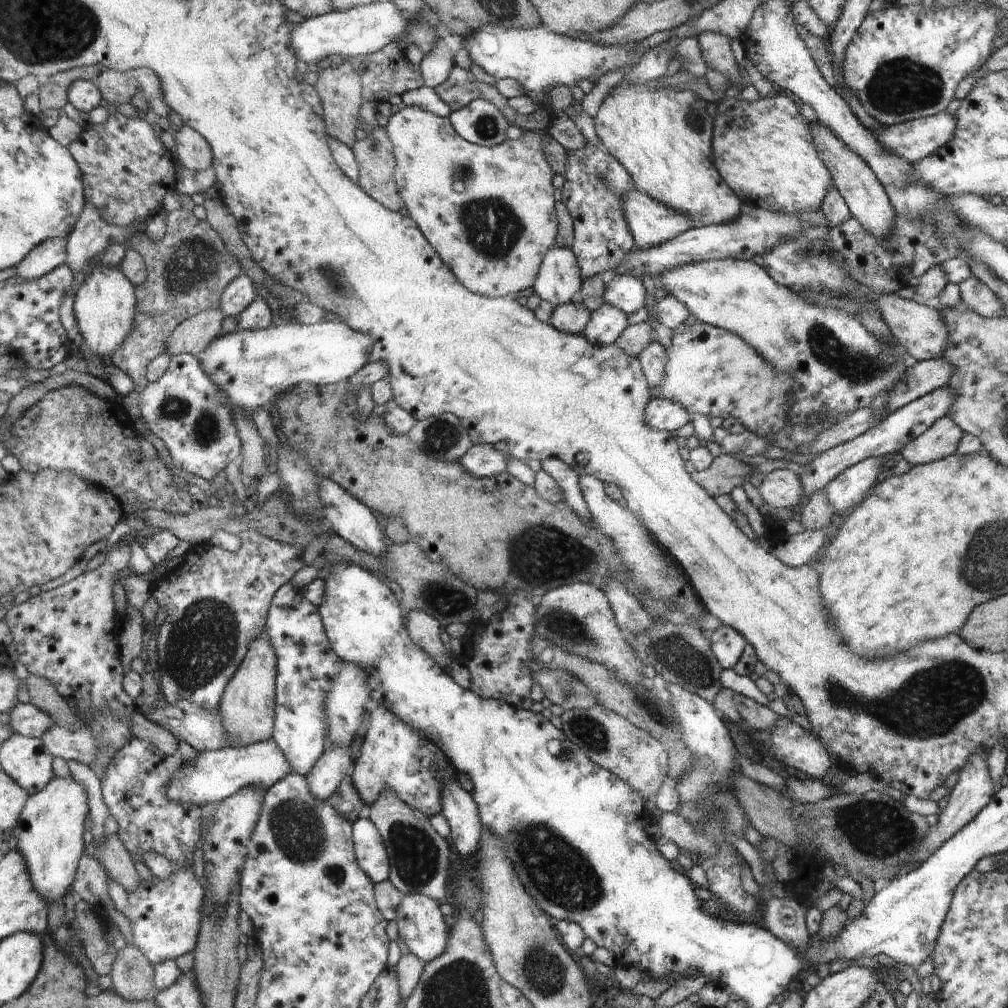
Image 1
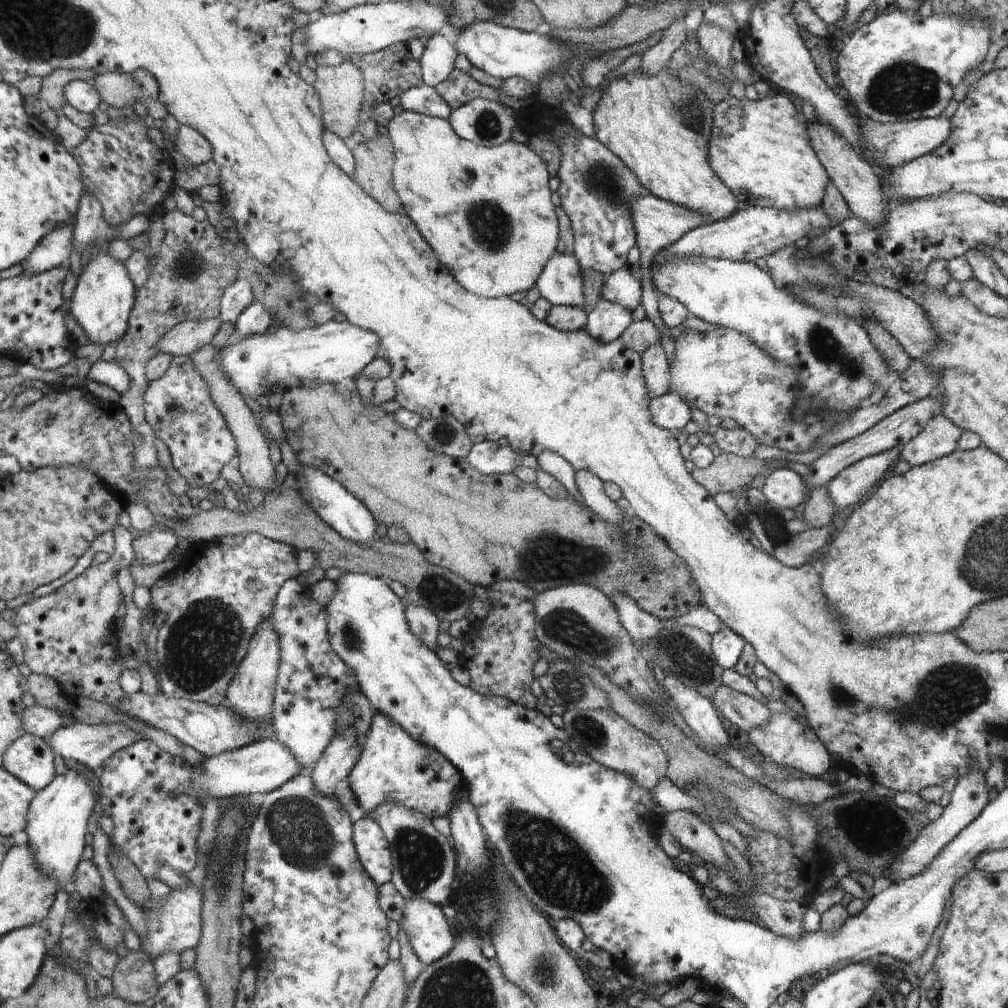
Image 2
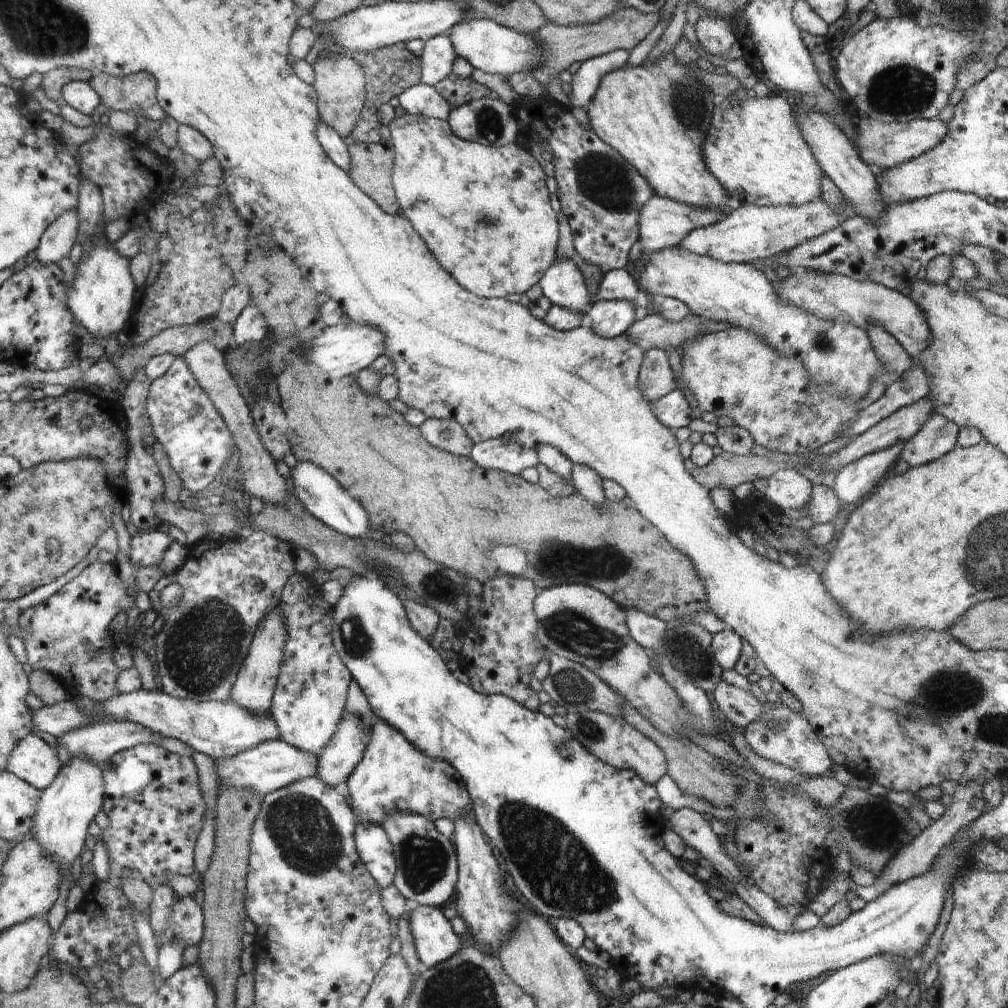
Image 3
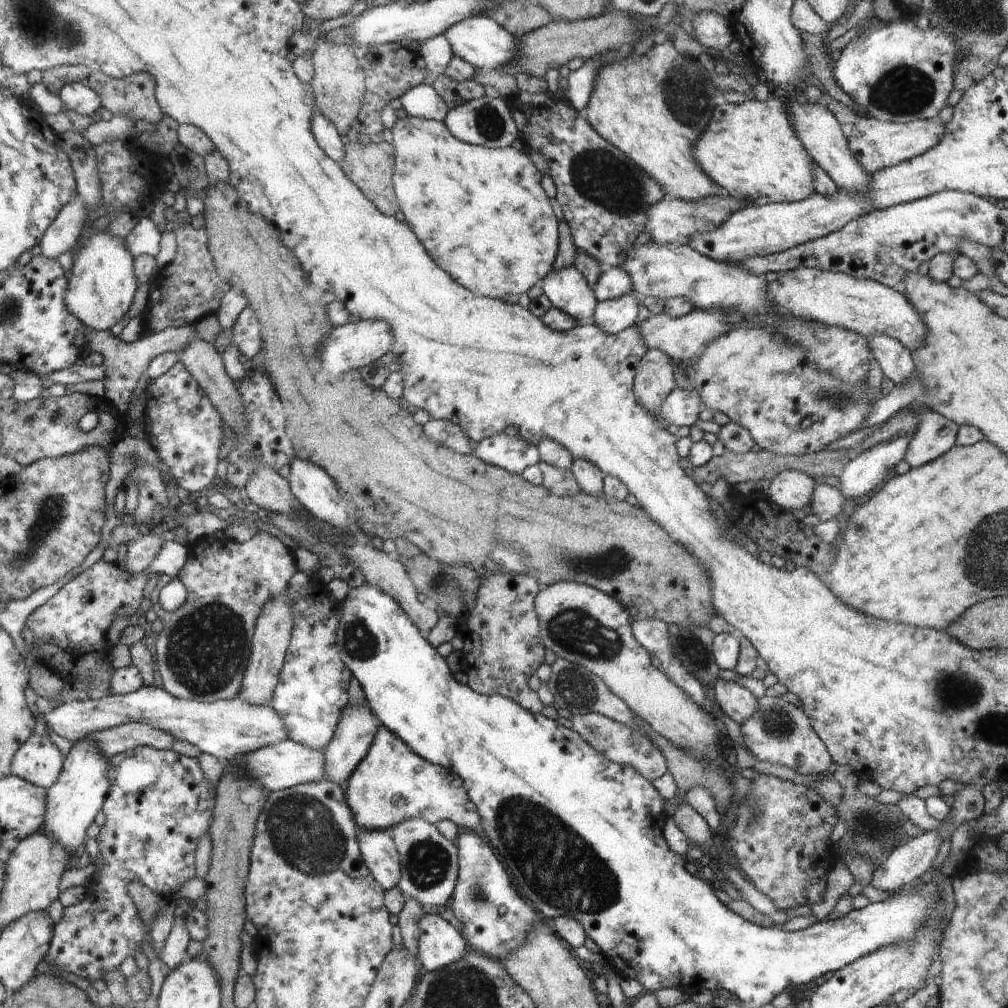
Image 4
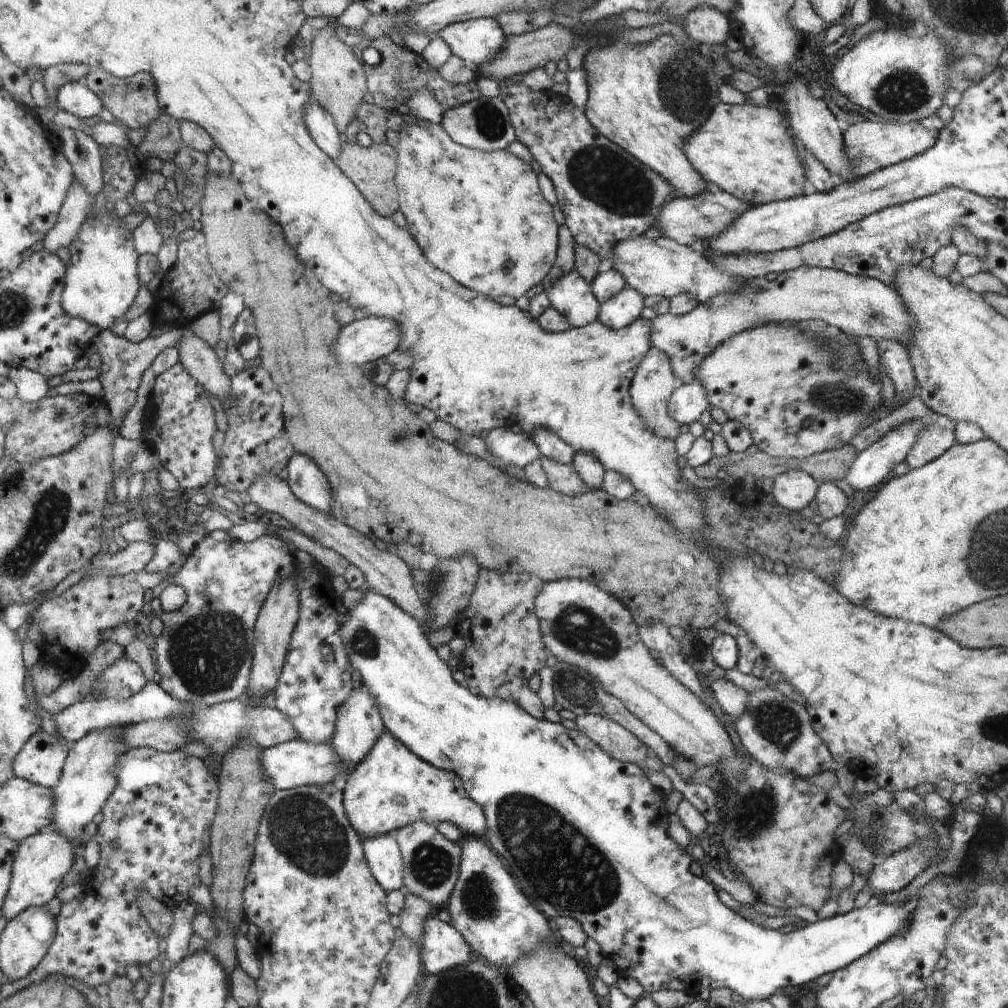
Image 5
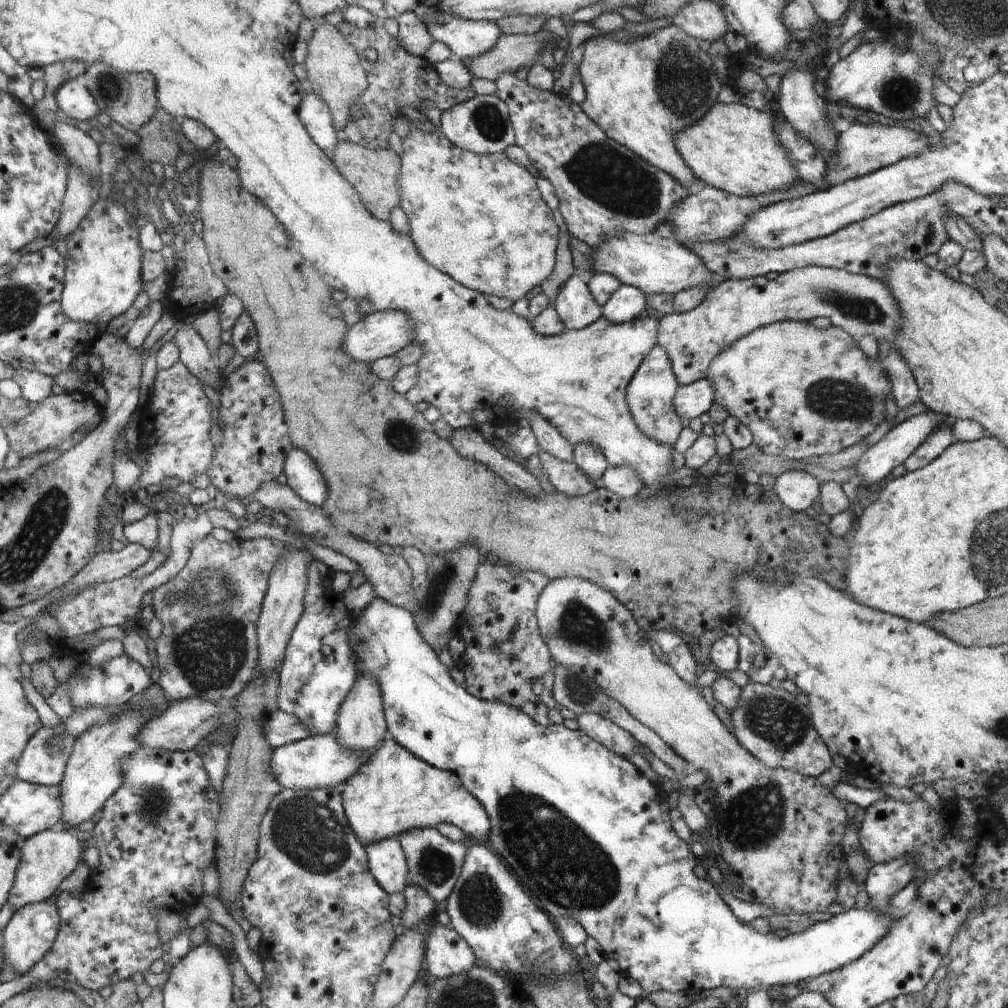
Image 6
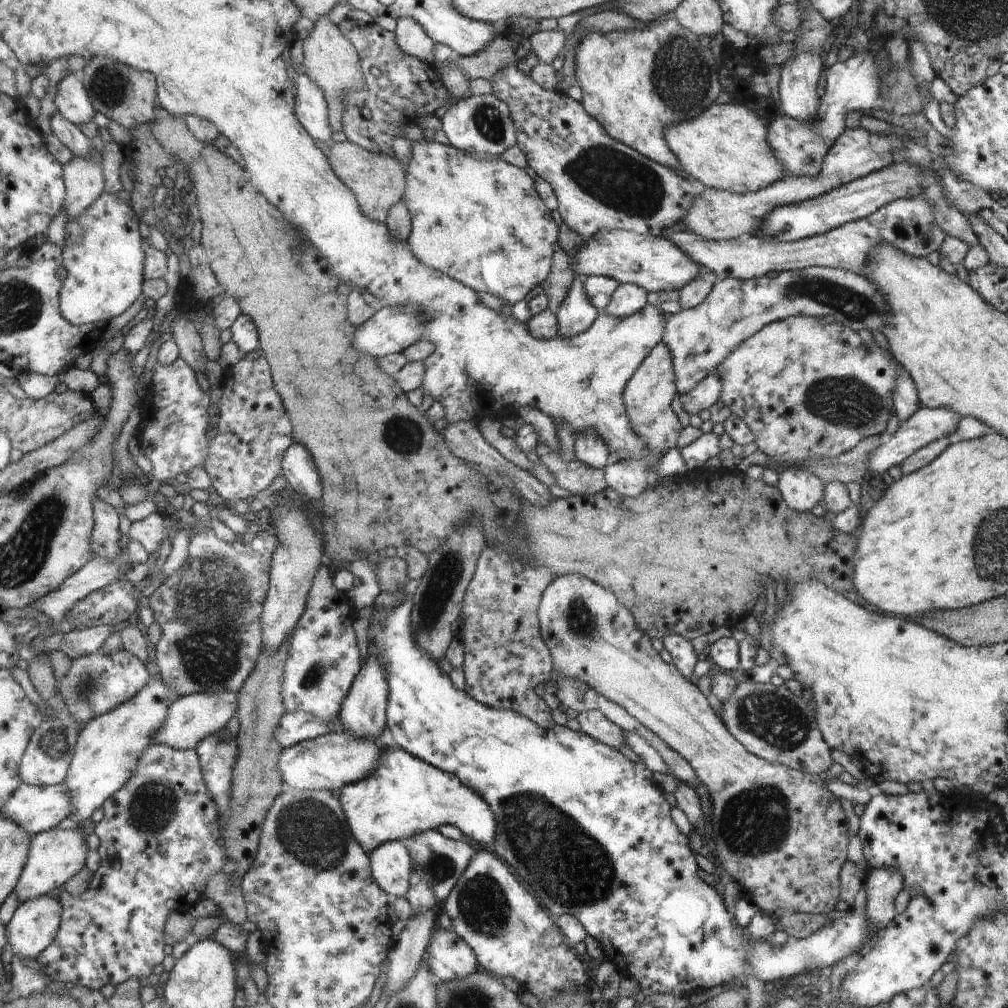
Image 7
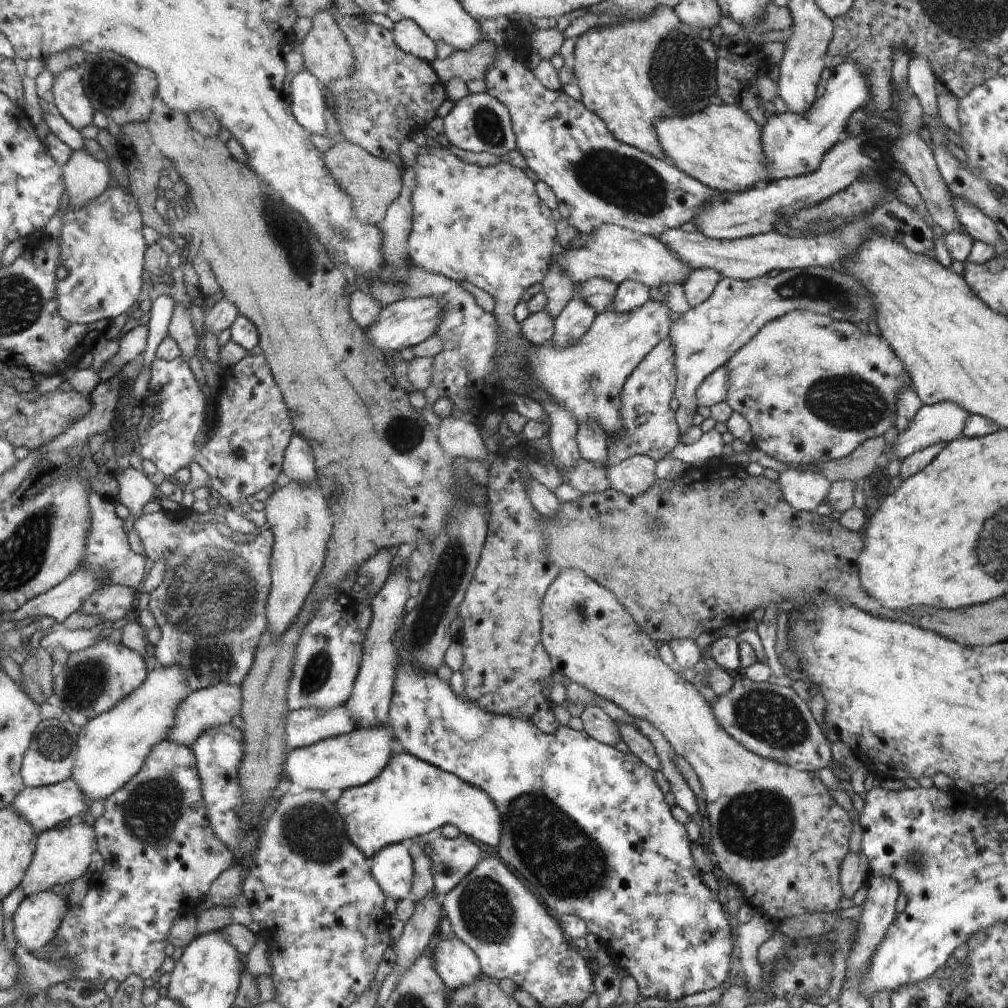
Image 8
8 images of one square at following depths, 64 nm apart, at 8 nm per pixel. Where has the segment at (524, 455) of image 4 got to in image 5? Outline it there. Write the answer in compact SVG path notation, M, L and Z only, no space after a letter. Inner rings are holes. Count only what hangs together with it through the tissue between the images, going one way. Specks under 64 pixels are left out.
M506 427L496 428L484 437L487 451L507 467L524 469L541 458L541 453L532 436L518 432L514 434Z

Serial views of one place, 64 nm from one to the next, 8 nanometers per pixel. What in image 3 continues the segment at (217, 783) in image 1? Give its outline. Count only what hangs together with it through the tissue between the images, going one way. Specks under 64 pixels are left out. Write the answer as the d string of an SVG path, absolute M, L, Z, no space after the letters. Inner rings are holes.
M282 738L264 742L257 748L246 750L228 761L225 760L224 763L219 763L222 788L247 789L256 792L259 796L275 793L276 790L283 789L307 777L316 777L317 770L318 758L296 749Z

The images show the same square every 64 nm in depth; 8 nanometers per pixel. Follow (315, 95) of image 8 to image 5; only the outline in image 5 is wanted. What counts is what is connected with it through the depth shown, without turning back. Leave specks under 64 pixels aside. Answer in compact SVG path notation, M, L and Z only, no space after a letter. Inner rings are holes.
M312 102L311 109L307 112L307 126L311 132L312 139L331 159L340 156L343 143L339 138L339 132L335 128L332 116L328 116L318 102Z

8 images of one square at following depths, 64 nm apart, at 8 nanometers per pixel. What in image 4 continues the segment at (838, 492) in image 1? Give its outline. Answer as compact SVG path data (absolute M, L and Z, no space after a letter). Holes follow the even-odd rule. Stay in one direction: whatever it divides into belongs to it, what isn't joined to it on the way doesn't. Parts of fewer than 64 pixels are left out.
M906 434L876 444L848 462L839 476L840 494L845 499L858 498L880 488L886 482L889 470L906 457L912 436Z

